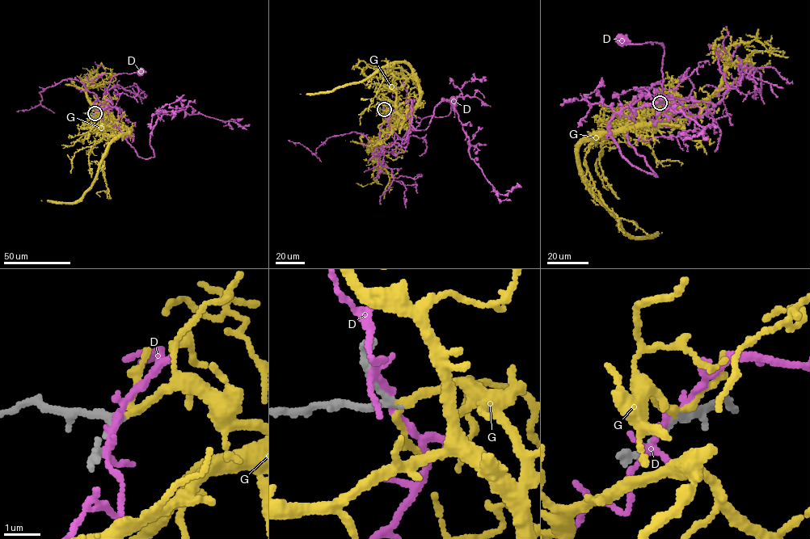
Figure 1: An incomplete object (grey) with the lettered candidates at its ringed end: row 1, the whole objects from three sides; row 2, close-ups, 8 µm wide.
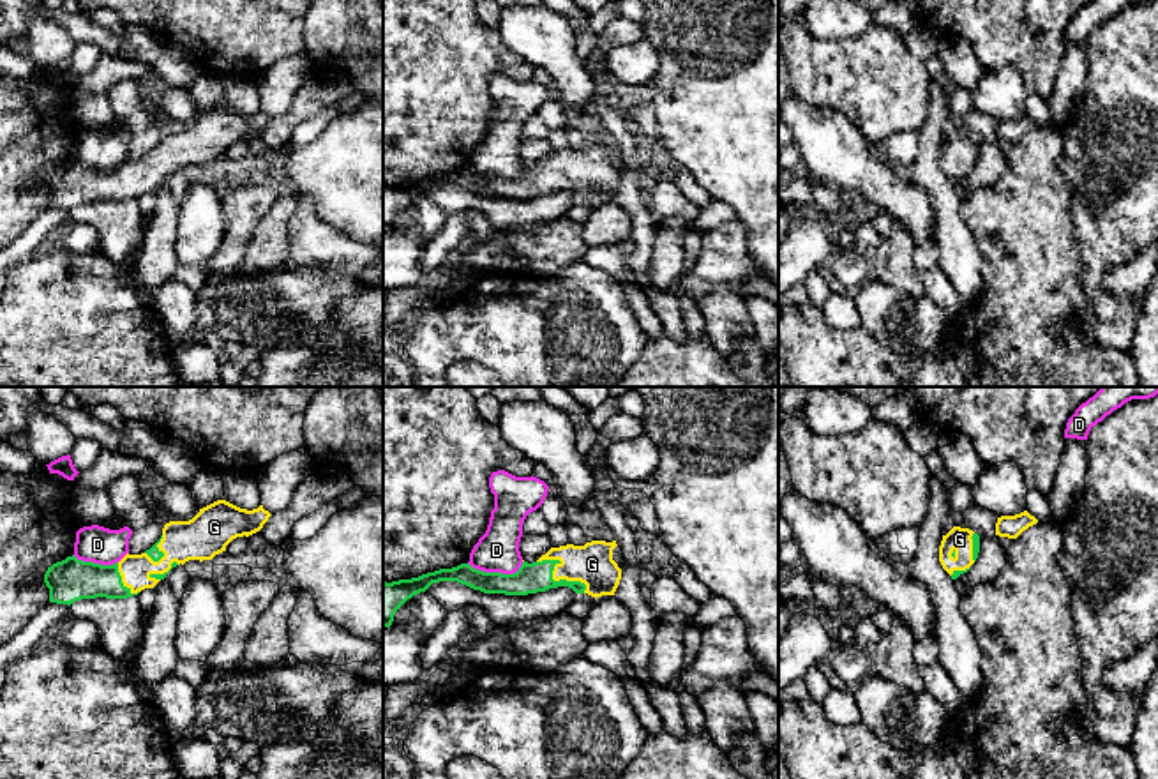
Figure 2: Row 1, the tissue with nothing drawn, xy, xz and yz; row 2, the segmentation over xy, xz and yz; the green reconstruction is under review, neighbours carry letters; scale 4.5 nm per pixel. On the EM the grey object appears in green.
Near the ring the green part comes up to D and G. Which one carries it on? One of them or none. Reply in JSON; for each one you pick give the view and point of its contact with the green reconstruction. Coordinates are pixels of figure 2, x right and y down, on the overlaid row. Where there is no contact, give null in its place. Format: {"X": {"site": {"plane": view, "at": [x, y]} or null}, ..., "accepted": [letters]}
{"G": {"site": {"plane": "xz", "at": [553, 580]}}, "accepted": ["G"]}

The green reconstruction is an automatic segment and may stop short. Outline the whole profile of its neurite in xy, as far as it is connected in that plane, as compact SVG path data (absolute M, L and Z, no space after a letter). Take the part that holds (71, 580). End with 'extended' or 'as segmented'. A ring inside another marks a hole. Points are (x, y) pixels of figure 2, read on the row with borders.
M217 500L189 519L169 521L161 539L141 555L125 555L113 565L78 560L74 555L48 567L44 583L49 602L71 606L81 599L127 599L154 588L166 574L189 560L212 560L237 537L249 537L263 528L272 514L240 509Z; extended

